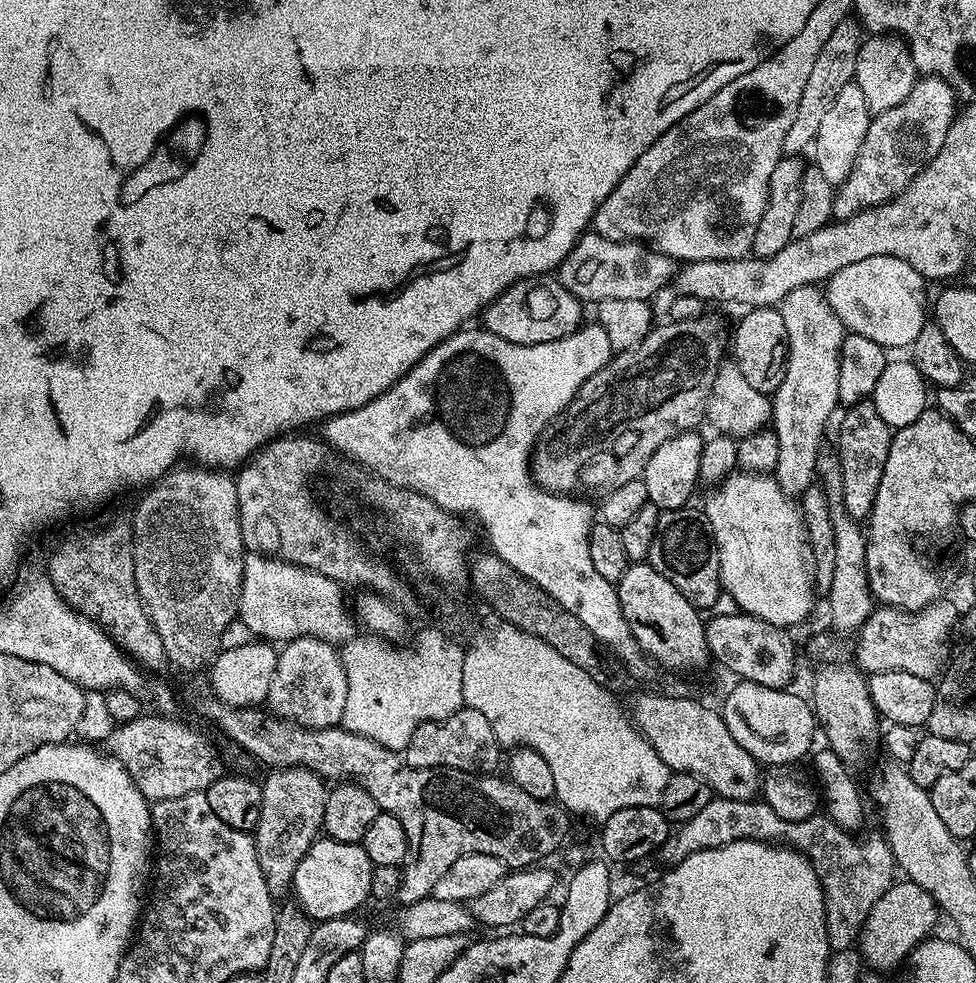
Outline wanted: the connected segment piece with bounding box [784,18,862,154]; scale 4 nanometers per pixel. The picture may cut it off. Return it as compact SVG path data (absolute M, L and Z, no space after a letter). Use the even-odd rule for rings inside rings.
M849 18L838 22L834 34L830 34L830 42L822 46L818 58L810 70L810 78L802 89L802 102L798 102L798 114L794 122L790 122L790 130L786 130L784 151L788 154L803 153L803 148L813 143L818 134L818 126L822 126L822 118L830 106L834 106L834 98L838 98L838 90L842 86L853 83L856 78L858 50L862 43L862 29L855 19Z

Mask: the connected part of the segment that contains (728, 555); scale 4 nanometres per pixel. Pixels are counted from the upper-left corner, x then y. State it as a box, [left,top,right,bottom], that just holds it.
[702,474,812,630]

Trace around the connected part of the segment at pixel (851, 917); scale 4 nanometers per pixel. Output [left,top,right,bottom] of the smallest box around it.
[658,796,898,952]

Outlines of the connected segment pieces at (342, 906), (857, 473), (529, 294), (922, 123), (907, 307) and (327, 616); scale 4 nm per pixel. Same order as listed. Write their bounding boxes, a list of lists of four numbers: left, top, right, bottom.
[[291,838,373,922],[838,399,893,522],[482,275,582,345],[832,75,958,220],[825,255,927,350],[238,550,358,646]]

